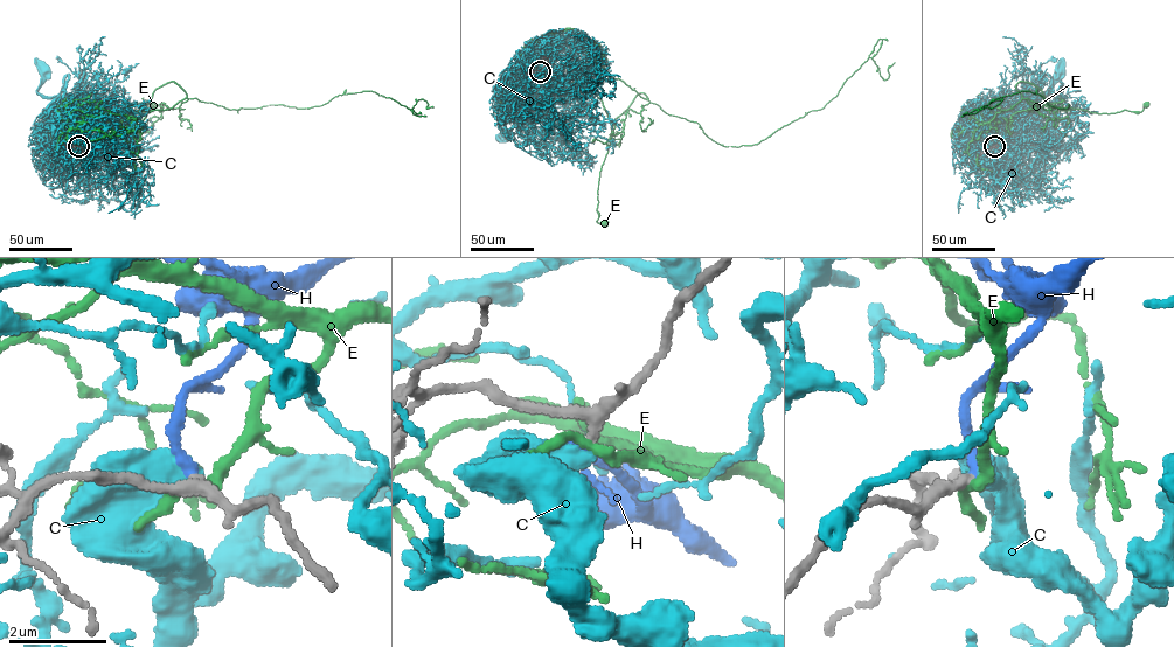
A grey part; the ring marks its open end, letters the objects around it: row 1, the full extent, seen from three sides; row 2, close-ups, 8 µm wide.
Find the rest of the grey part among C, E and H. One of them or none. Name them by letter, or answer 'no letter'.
H

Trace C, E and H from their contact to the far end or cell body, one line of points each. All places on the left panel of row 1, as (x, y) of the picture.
C: (77, 145), (76, 152), (68, 155), (49, 118), (49, 104), (58, 96), (36, 94), (43, 74)
E: (78, 146), (113, 136), (125, 116), (143, 110), (147, 104), (151, 106), (137, 113), (137, 104), (143, 104)
H: (78, 146), (85, 137), (84, 130)

